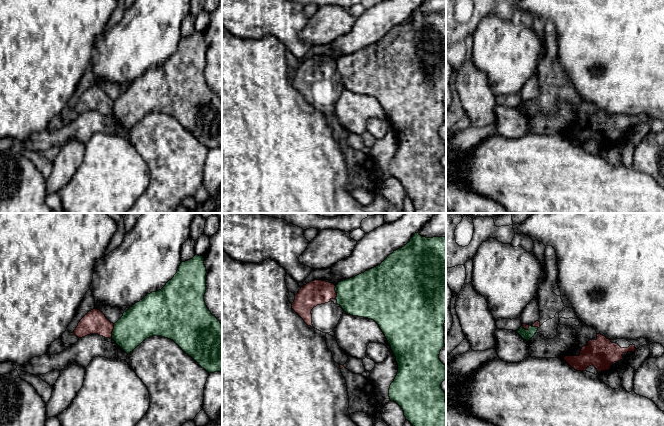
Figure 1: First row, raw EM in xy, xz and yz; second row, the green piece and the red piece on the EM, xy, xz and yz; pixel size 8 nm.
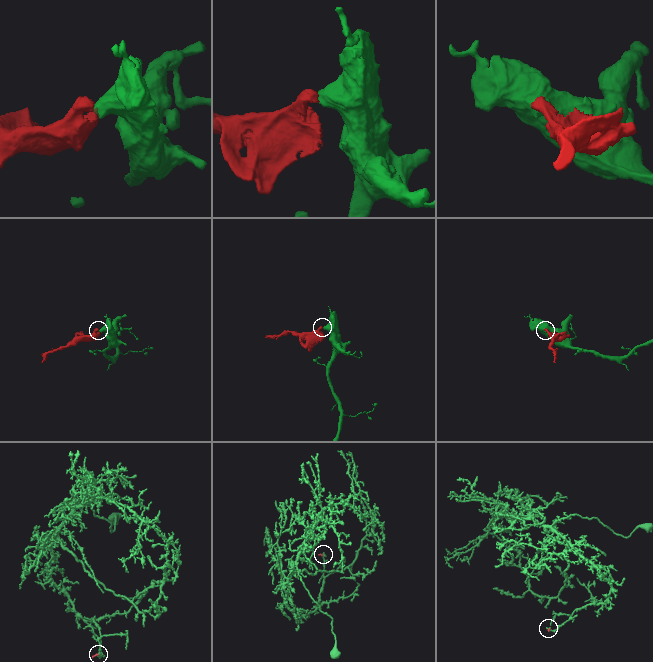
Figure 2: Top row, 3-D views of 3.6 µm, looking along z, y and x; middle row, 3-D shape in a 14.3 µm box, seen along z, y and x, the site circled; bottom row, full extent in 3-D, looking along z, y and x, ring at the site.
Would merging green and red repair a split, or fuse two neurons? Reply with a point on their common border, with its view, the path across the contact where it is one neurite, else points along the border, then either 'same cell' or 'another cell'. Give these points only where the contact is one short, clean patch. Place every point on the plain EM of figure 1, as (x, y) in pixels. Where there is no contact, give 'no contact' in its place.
contact xy (112, 107); border xy (114, 100), (110, 113); another cell

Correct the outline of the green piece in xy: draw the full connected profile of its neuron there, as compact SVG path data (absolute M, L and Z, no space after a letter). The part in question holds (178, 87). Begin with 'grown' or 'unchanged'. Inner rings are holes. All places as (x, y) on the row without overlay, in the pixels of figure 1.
unchanged; M195 31L192 35L181 38L177 49L161 66L147 70L123 89L123 92L114 100L111 114L129 130L149 113L165 113L173 116L209 150L222 149L222 100L211 90L204 77L206 49L203 32Z

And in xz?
unchanged; M415 9L404 23L394 27L380 41L340 57L335 67L337 80L344 88L374 96L384 109L398 140L389 173L403 185L406 196L413 201L415 213L446 213L446 177L441 164L446 155L446 142L439 135L440 127L445 122L446 13L426 14Z

